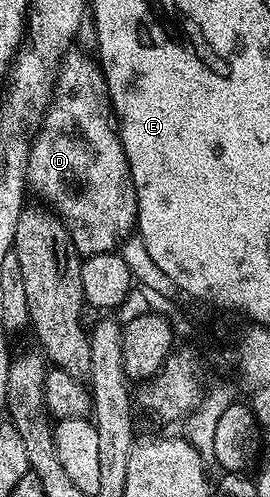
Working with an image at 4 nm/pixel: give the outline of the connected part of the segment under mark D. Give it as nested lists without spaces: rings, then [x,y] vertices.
[[[71,50],[62,61],[56,95],[30,146],[26,182],[33,195],[35,192],[43,196],[47,200],[43,201],[65,224],[83,258],[115,251],[135,231],[138,199],[128,158],[112,119],[110,95],[106,93],[101,67],[85,51]]]

